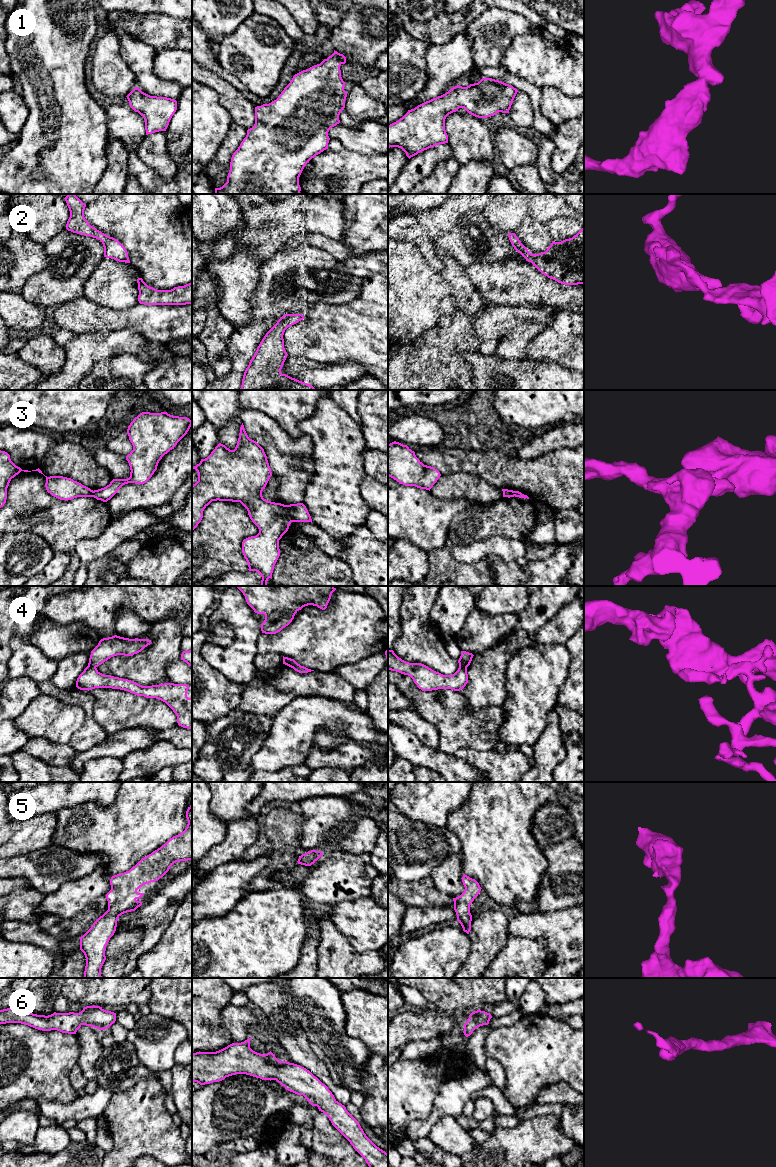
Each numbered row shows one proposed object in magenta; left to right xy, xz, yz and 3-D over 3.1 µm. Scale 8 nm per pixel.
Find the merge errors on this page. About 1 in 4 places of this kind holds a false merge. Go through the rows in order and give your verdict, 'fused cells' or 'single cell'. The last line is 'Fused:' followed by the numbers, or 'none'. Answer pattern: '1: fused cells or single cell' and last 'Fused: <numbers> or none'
1: single cell
2: single cell
3: fused cells
4: fused cells
5: single cell
6: single cell
Fused: 3, 4

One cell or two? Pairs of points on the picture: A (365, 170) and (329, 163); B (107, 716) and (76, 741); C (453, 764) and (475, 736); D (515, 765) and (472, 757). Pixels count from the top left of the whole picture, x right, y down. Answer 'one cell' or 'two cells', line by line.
A: one cell
B: two cells
C: two cells
D: one cell

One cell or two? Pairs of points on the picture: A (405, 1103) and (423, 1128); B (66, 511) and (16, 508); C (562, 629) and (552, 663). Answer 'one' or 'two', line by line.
A: two
B: one
C: two

